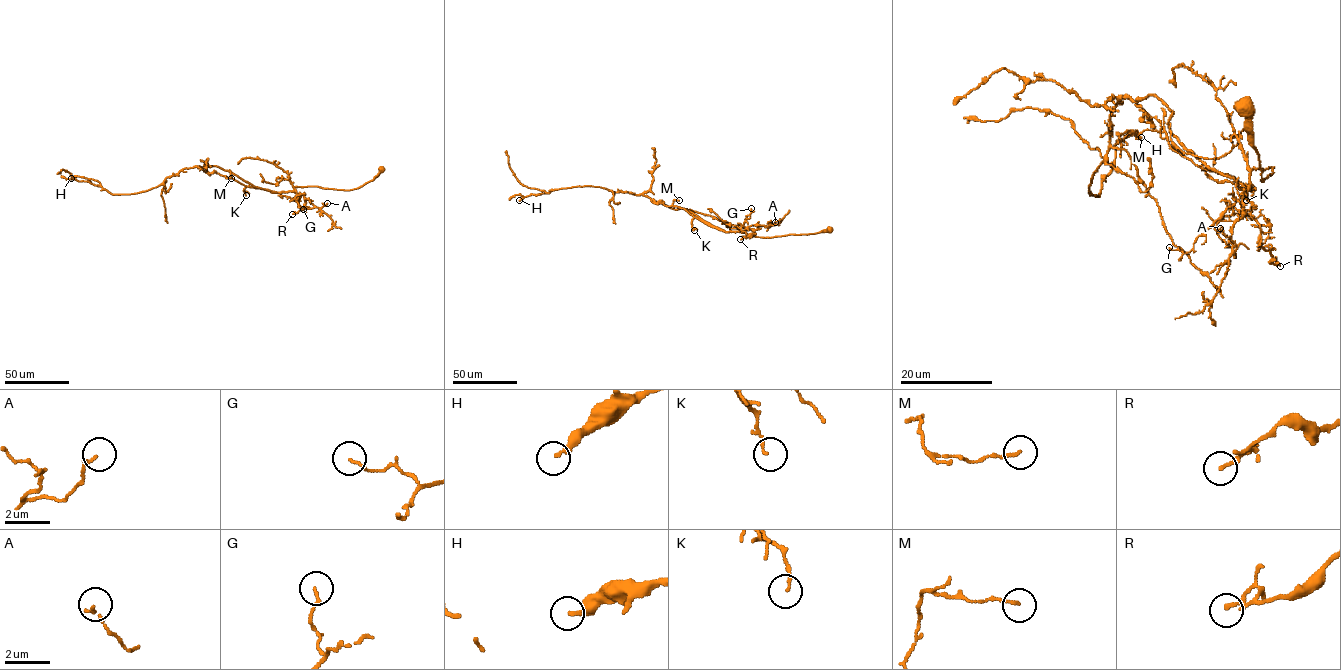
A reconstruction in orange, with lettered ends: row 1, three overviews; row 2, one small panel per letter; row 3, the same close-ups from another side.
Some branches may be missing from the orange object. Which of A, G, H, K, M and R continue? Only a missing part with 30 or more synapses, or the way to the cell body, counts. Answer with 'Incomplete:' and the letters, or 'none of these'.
Incomplete: none of these

